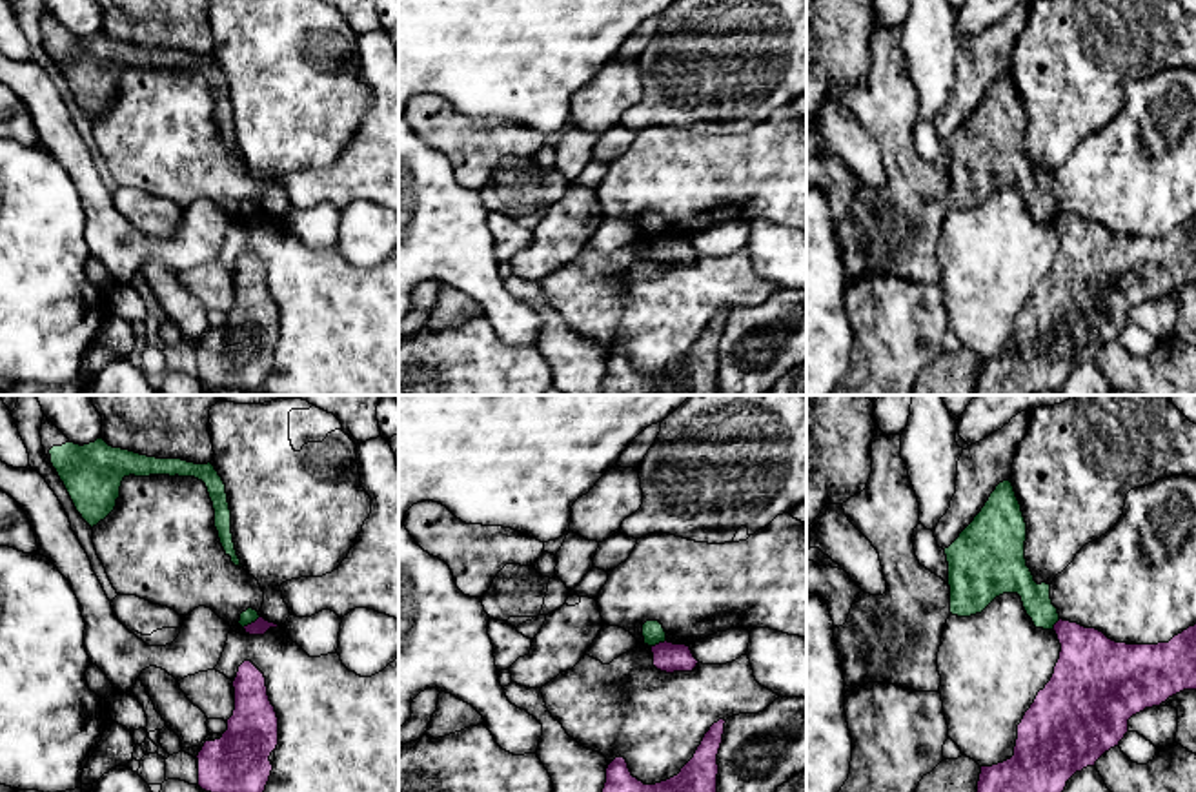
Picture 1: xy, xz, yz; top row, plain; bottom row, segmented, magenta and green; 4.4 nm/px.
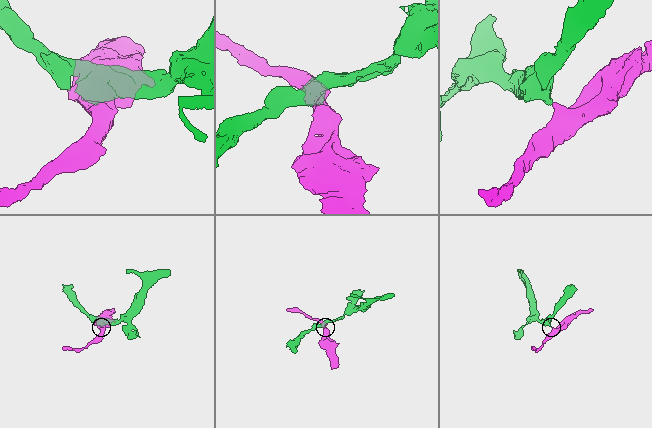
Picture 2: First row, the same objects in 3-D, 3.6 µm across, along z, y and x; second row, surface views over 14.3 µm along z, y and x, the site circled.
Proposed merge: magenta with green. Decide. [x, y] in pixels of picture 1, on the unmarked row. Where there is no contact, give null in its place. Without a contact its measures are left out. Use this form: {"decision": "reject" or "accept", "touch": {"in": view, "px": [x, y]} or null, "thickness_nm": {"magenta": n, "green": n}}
{"decision": "reject", "touch": {"in": "xy", "px": [252, 215]}, "thickness_nm": {"magenta": 70, "green": 70}}

